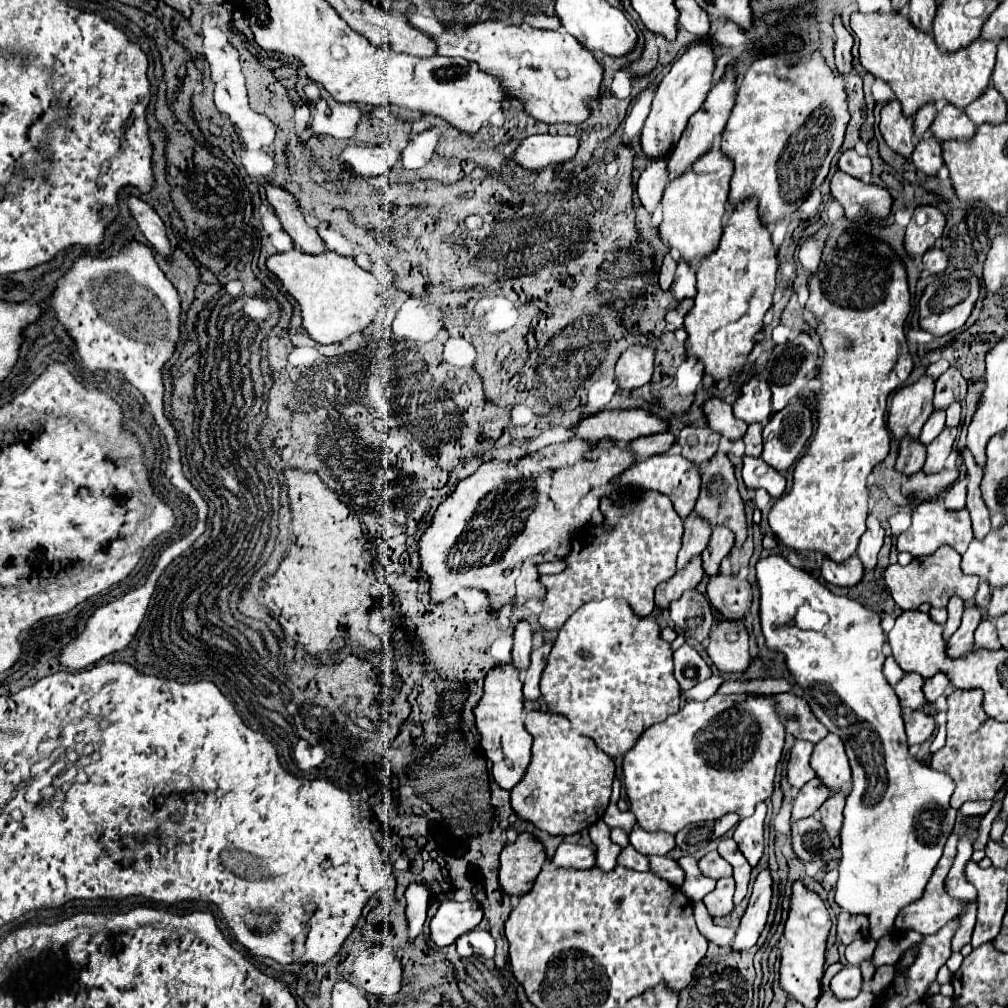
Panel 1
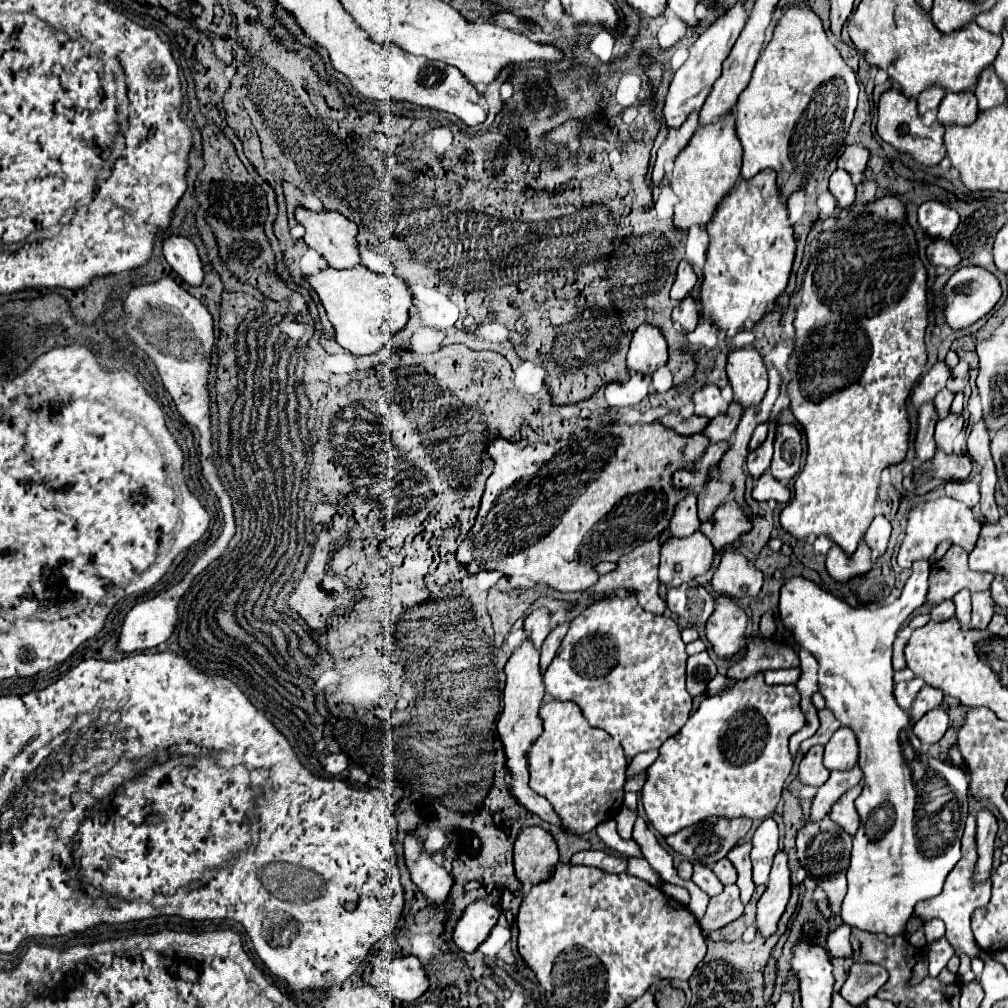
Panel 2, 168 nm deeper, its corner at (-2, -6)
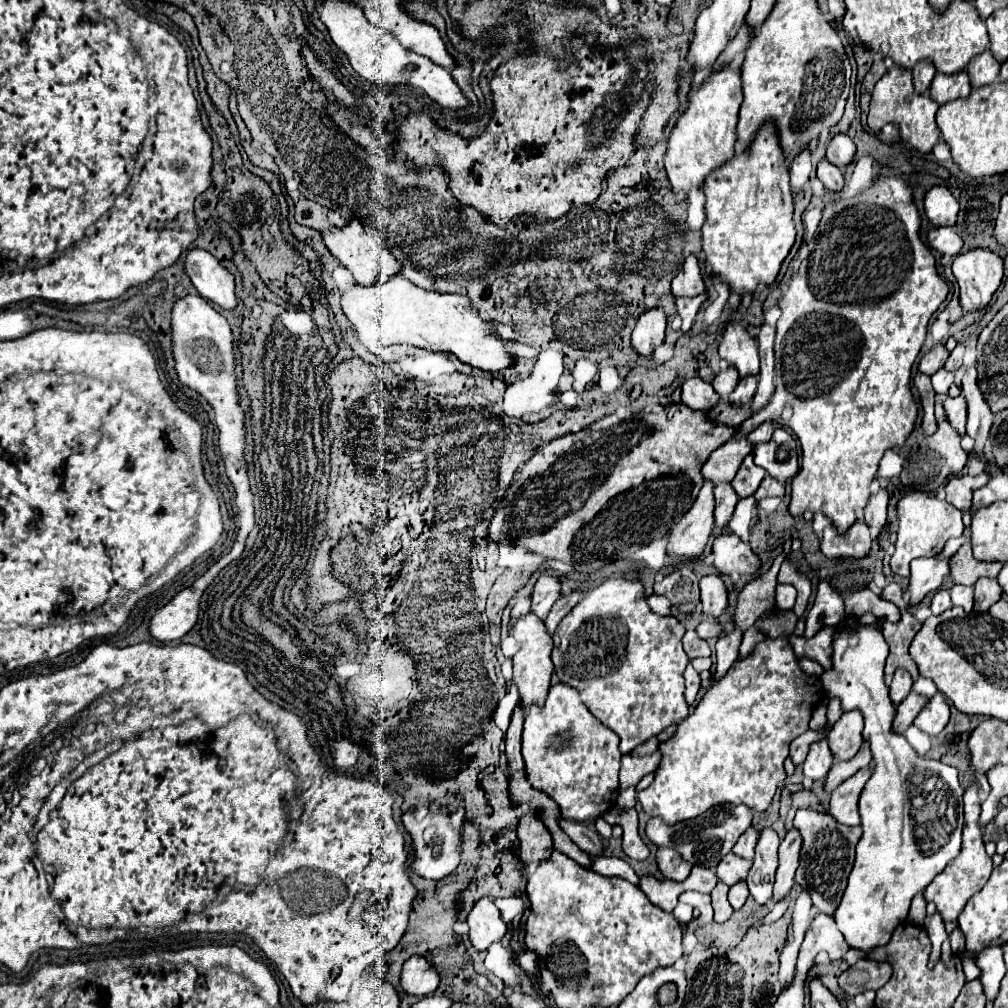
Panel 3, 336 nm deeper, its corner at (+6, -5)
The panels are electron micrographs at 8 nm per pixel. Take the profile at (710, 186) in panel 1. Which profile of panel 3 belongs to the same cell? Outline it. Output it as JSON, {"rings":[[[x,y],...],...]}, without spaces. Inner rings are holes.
{"rings":[[[726,64],[722,70],[710,74],[704,80],[702,88],[694,94],[690,106],[682,110],[668,140],[664,166],[674,194],[686,196],[692,188],[700,188],[710,172],[714,172],[734,156],[736,120],[740,104],[740,72],[736,68]]]}

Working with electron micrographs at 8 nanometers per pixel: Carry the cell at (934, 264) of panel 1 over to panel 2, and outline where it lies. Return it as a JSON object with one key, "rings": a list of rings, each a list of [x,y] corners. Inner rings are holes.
{"rings":[[[934,239],[928,245],[926,253],[928,253],[930,263],[934,263],[938,267],[956,267],[962,261],[958,249],[950,241],[946,241],[946,239]]]}

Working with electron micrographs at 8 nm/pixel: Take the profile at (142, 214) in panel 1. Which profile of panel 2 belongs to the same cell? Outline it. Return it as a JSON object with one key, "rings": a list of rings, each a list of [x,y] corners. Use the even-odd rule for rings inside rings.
{"rings":[[[170,237],[164,241],[164,255],[172,269],[192,287],[204,283],[204,265],[198,255],[196,245],[186,237]]]}

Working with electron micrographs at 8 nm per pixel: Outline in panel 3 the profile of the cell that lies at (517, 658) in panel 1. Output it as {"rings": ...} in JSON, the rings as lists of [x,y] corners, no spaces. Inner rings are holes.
{"rings":[[[540,576],[532,590],[532,614],[540,620],[546,620],[550,608],[560,596],[560,582],[554,576]]]}

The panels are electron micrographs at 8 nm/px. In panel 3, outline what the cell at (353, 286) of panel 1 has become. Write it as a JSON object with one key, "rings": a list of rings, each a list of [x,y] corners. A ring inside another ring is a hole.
{"rings":[[[392,276],[372,286],[354,284],[340,292],[340,308],[354,328],[354,336],[372,354],[392,344],[412,344],[424,350],[450,352],[462,362],[482,370],[502,370],[512,364],[512,354],[494,334],[492,322],[482,320],[466,296],[428,292],[412,282]]]}

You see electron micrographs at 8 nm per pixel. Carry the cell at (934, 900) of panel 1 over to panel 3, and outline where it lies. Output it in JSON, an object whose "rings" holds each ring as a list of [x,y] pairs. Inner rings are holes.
{"rings":[[[974,784],[972,788],[968,788],[964,792],[964,840],[962,840],[962,852],[924,890],[924,900],[936,904],[936,910],[942,916],[944,922],[956,922],[958,920],[958,914],[962,912],[966,900],[972,898],[976,892],[980,892],[986,886],[986,882],[990,878],[990,870],[994,868],[992,866],[992,858],[988,858],[986,850],[984,850],[984,840],[982,840],[982,832],[980,832],[980,826],[978,826],[978,816],[980,816],[980,796],[978,796],[978,786]]]}

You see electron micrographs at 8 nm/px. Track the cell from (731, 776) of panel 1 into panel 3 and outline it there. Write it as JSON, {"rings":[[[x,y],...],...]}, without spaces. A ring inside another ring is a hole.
{"rings":[[[766,638],[748,658],[734,662],[726,676],[708,688],[696,710],[678,724],[672,738],[660,742],[662,758],[654,772],[654,782],[638,794],[644,812],[650,818],[662,818],[666,824],[700,816],[716,804],[746,804],[754,812],[764,812],[772,804],[778,784],[786,778],[782,764],[788,756],[788,746],[808,730],[812,710],[822,696],[820,680],[806,676],[798,668],[788,638]]]}

